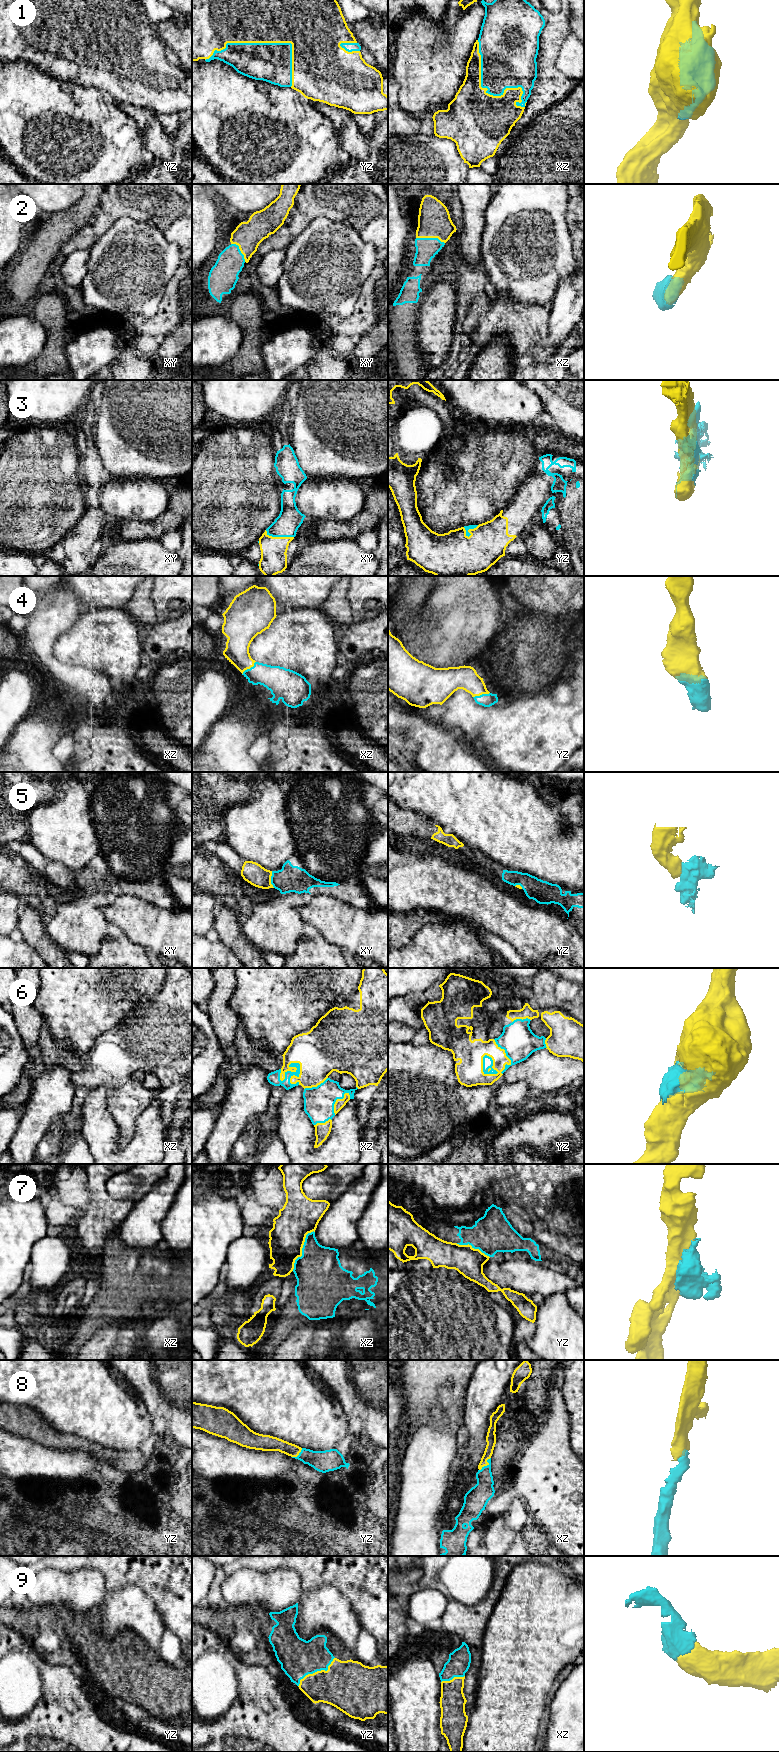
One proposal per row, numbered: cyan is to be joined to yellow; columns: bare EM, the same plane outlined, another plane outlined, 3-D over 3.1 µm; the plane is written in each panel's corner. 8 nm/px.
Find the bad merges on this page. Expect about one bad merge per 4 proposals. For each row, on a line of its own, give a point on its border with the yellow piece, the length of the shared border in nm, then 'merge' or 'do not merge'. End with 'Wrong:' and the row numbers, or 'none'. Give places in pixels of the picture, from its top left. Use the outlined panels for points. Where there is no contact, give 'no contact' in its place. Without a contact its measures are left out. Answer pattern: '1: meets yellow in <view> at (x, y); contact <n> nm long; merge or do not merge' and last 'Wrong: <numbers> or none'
1: meets yellow in yz at (267, 42); contact 750 nm long; merge
2: meets yellow in xz at (430, 237); contact 240 nm long; merge
3: meets yellow in xy at (279, 537); contact 240 nm long; merge
4: meets yellow in xz at (249, 668); contact 160 nm long; merge
5: meets yellow in xy at (270, 879); contact 140 nm long; merge
6: meets yellow in xz at (291, 1062); contact 220 nm long; merge
7: meets yellow in xz at (301, 1250); contact 360 nm long; do not merge
8: meets yellow in xz at (486, 1465); contact 140 nm long; merge
9: meets yellow in yz at (317, 1671); contact 380 nm long; merge
Wrong: 7

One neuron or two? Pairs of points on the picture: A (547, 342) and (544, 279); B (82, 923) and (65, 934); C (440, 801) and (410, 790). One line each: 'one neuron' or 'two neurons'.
A: two neurons
B: one neuron
C: one neuron

